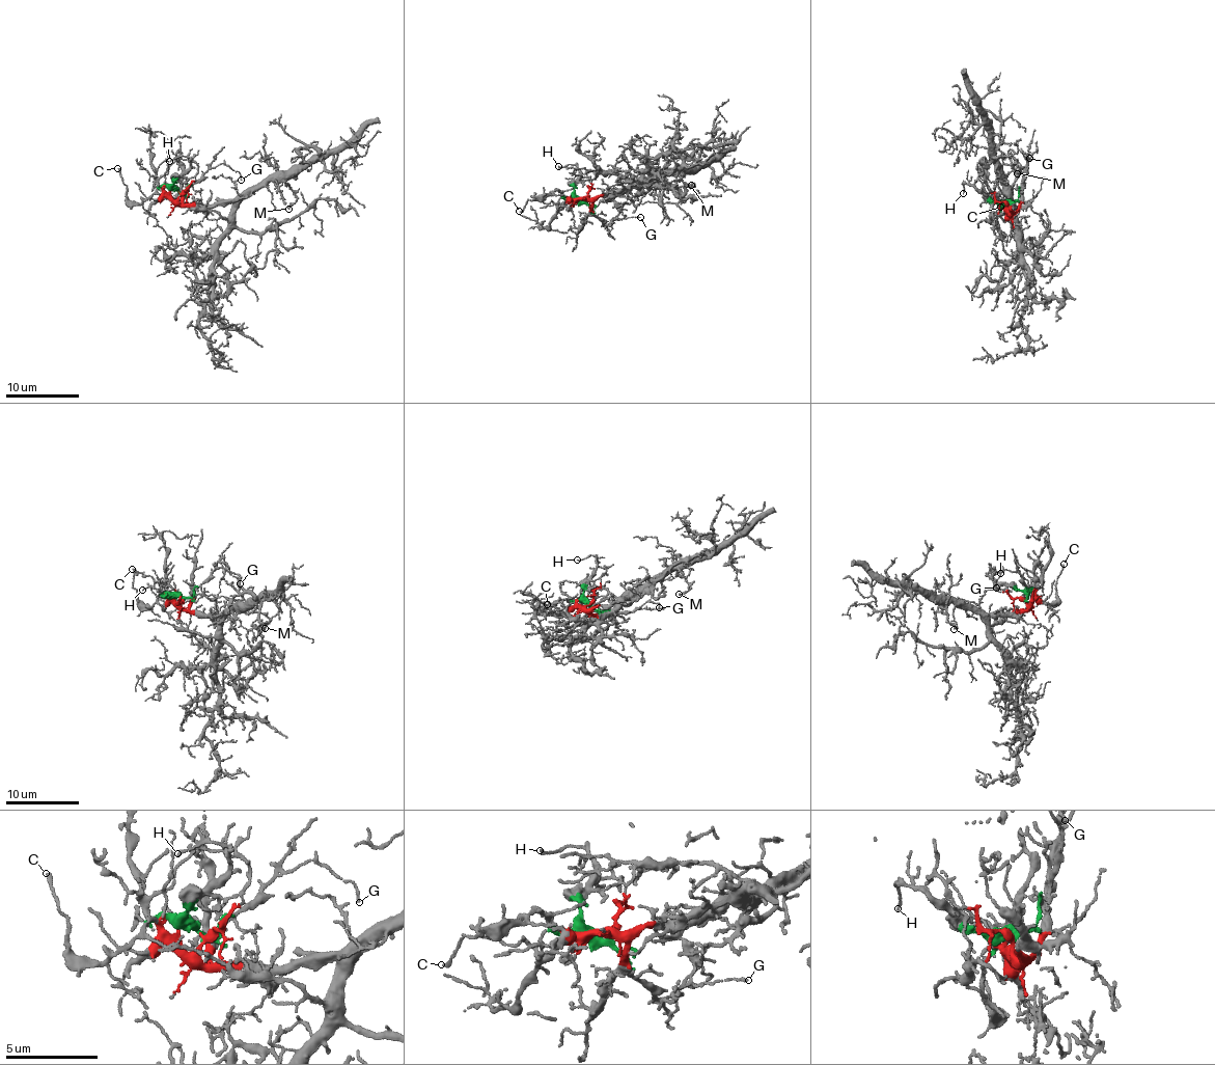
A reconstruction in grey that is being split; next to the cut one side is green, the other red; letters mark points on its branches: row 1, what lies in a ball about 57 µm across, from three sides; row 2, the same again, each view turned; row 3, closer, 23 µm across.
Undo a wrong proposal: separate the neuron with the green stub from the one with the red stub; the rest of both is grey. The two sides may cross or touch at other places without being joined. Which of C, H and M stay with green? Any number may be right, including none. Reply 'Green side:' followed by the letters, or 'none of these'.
Green side: C, H

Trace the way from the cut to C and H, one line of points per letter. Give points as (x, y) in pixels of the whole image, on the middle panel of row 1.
C: (585, 200), (564, 198), (558, 189), (551, 194), (527, 199), (519, 211)
H: (585, 200), (575, 193), (578, 168), (570, 164), (557, 165)

